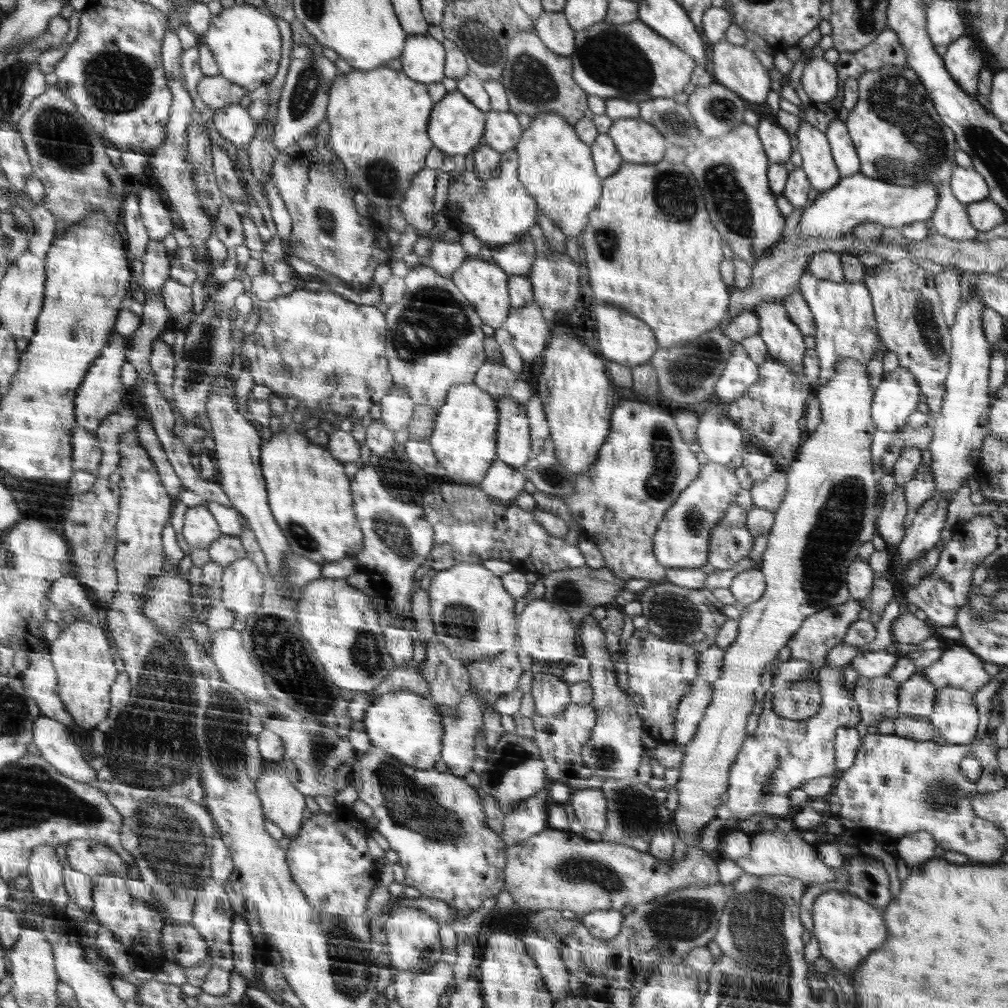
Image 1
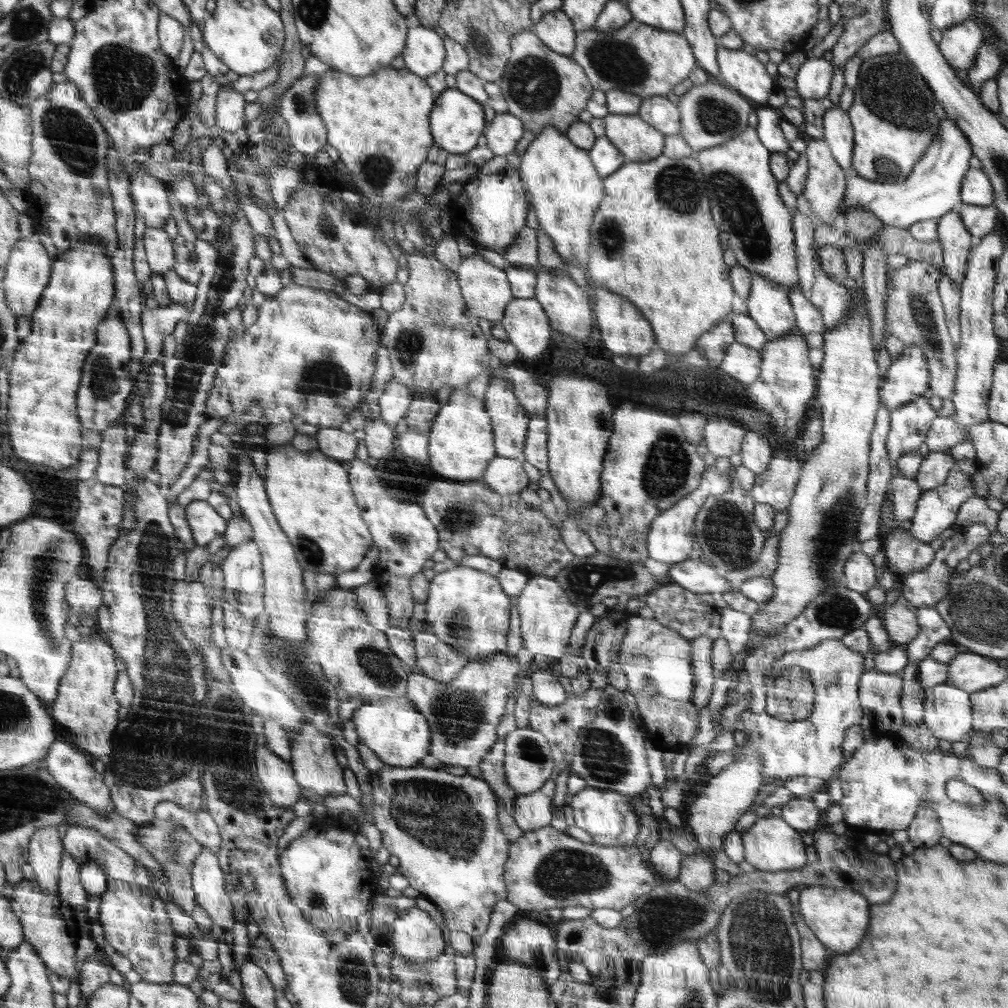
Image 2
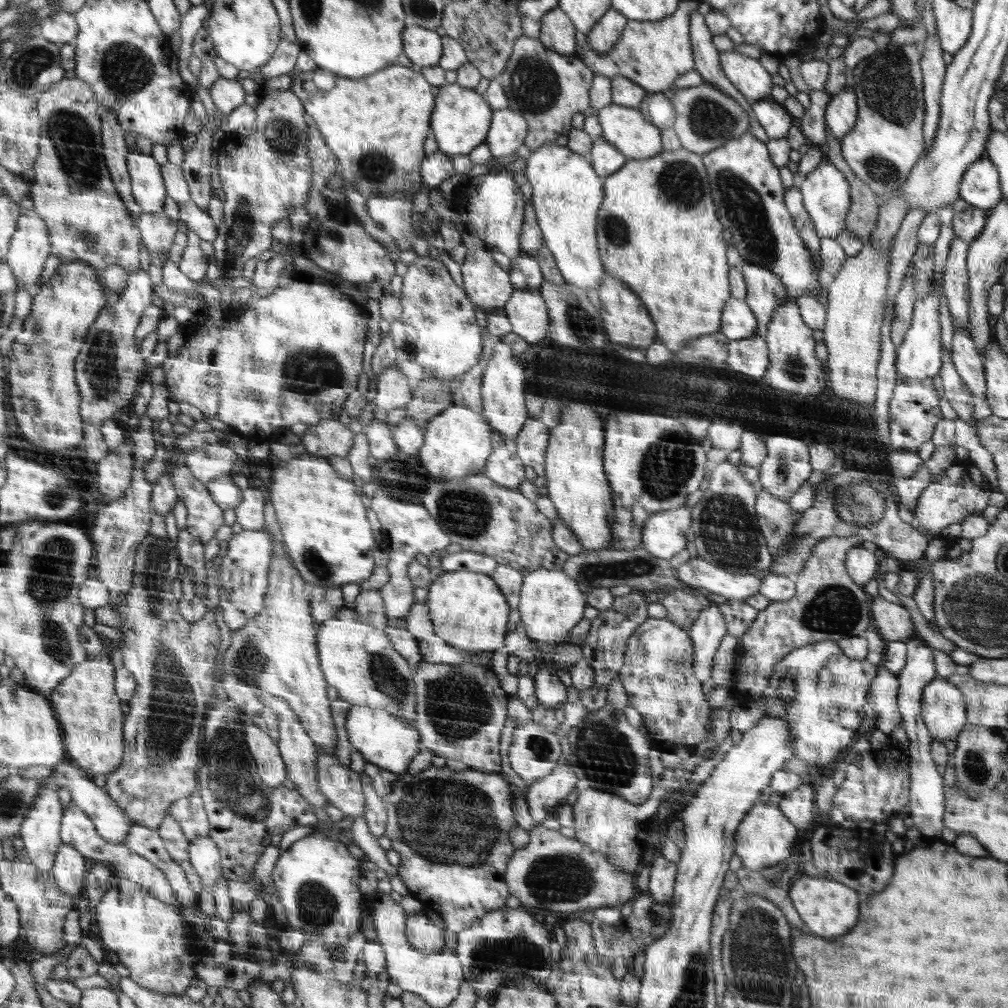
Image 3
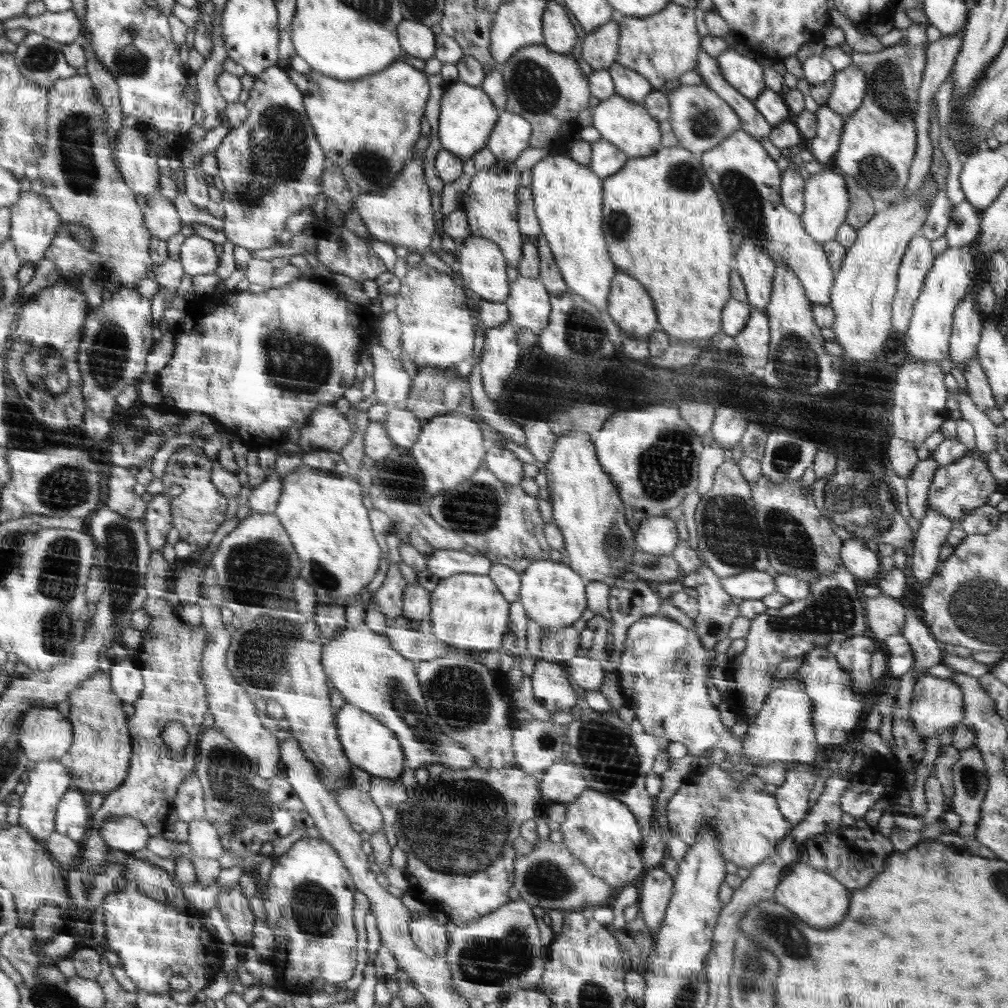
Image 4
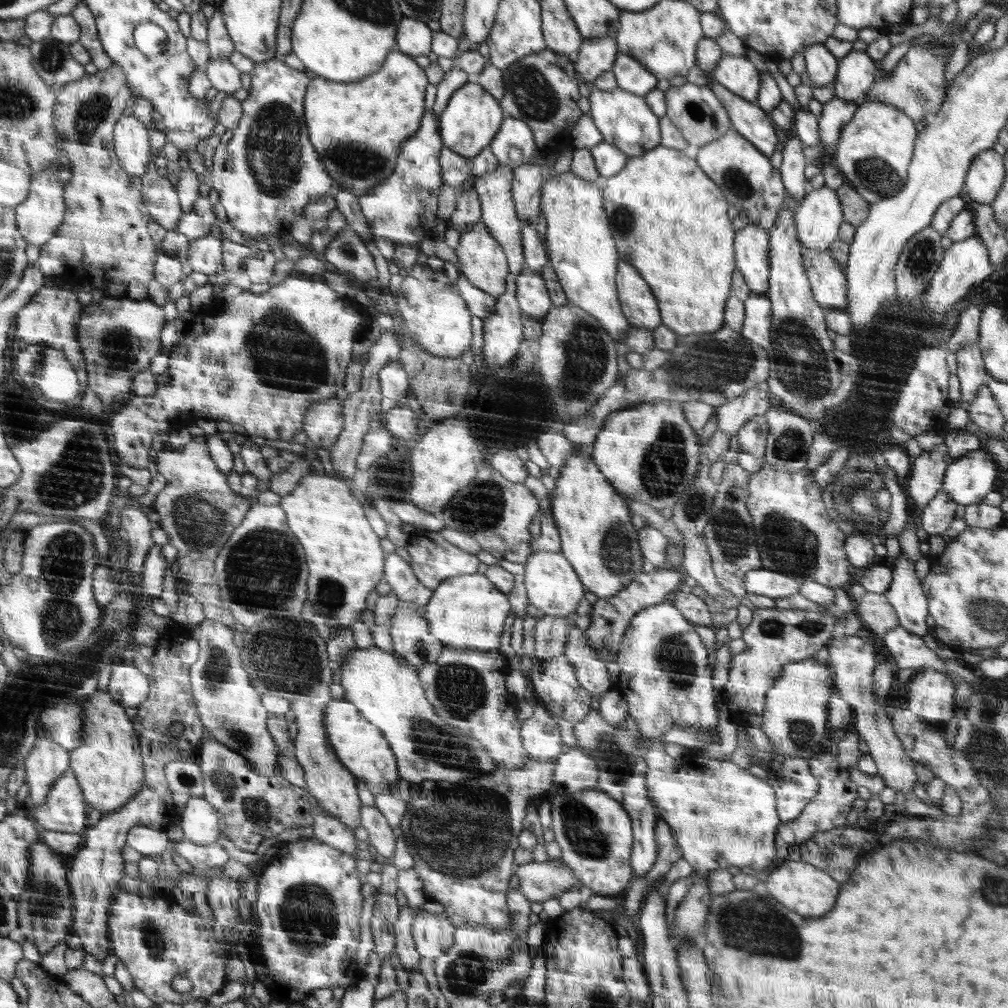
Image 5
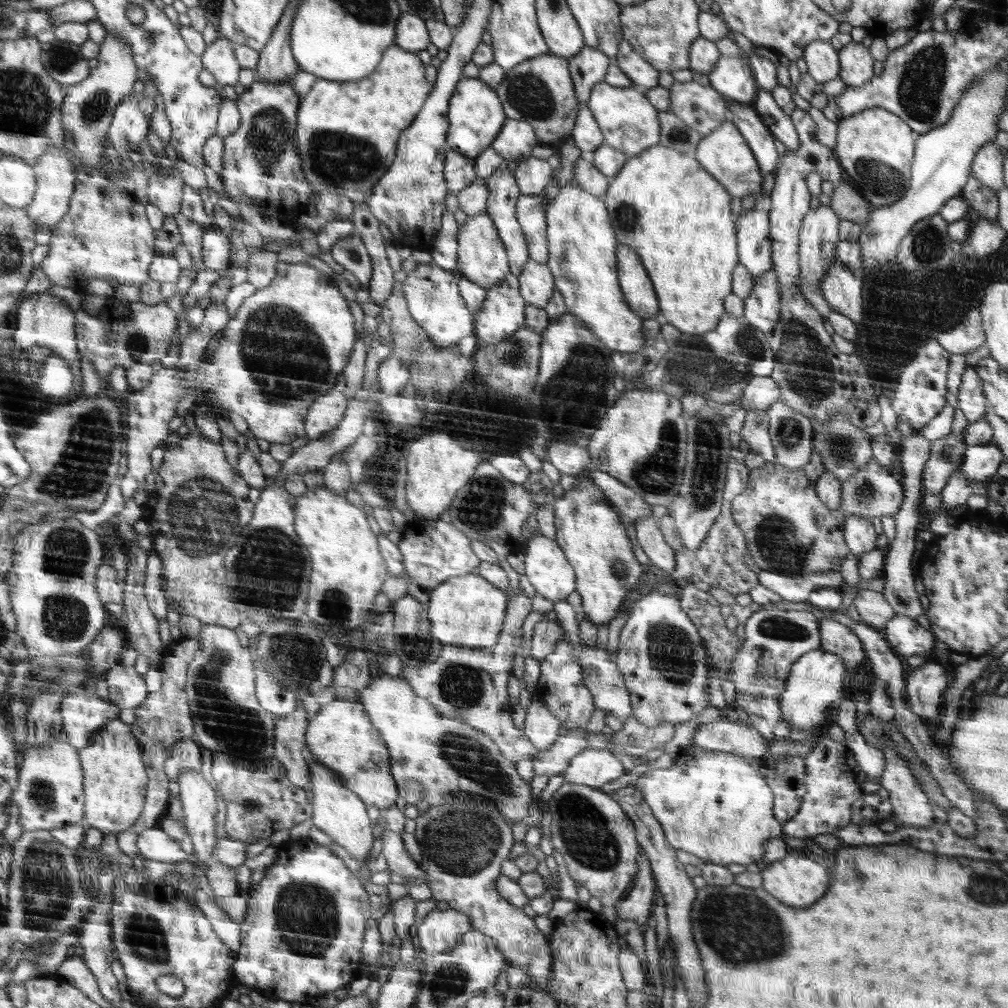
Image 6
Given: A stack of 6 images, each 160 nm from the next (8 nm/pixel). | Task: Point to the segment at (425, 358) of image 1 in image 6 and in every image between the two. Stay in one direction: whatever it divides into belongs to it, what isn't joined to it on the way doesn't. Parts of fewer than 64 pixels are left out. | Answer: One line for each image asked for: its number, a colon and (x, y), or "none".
2: (433, 341)
3: (436, 337)
4: (436, 330)
5: (437, 318)
6: (431, 293)

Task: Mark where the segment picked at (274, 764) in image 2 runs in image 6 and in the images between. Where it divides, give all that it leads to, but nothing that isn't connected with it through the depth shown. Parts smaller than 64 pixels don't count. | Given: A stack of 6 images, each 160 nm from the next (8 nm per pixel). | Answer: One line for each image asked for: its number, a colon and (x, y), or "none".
3: (271, 769)
4: (232, 710)
5: (234, 717)
6: (229, 720)

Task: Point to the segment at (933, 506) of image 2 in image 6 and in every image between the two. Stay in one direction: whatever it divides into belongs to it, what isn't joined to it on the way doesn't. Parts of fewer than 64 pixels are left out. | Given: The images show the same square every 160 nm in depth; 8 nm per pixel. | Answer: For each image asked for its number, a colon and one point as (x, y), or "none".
3: (961, 490)
4: (965, 485)
5: (968, 479)
6: (980, 464)

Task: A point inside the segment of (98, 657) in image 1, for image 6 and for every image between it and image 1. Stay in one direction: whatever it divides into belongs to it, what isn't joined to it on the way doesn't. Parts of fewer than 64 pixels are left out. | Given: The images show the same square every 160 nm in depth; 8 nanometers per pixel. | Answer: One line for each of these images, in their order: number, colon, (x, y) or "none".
2: (86, 706)
3: (89, 711)
4: (100, 758)
5: (108, 764)
6: (115, 782)

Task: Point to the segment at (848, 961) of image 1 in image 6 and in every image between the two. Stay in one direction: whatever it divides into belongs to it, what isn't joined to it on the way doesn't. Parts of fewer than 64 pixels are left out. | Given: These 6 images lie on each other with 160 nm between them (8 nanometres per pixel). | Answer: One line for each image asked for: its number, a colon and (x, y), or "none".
2: (838, 917)
3: (828, 908)
4: (816, 897)
5: (808, 890)
6: (796, 880)

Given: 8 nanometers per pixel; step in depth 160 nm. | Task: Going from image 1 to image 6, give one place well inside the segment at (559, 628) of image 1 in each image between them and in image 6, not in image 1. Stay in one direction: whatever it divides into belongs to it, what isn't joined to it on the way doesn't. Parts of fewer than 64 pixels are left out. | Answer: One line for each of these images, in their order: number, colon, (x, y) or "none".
2: (547, 614)
3: (551, 603)
4: (552, 594)
5: (553, 587)
6: (547, 567)

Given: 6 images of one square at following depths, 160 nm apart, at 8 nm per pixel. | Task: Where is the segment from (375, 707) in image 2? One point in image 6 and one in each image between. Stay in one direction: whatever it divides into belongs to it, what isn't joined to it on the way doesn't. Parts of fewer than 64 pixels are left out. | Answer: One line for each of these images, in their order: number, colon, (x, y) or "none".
3: (389, 741)
4: (368, 742)
5: (361, 746)
6: (341, 735)

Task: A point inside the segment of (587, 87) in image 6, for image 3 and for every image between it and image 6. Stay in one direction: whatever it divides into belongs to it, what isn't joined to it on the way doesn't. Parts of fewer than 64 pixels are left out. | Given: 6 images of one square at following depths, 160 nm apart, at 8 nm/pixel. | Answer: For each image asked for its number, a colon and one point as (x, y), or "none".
3: (603, 36)
4: (599, 49)
5: (597, 55)

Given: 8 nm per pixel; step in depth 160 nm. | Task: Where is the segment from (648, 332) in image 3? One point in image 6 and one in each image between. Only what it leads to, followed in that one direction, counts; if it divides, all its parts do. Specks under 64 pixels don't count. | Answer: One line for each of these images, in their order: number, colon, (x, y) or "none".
4: (630, 306)
5: (640, 306)
6: (636, 285)

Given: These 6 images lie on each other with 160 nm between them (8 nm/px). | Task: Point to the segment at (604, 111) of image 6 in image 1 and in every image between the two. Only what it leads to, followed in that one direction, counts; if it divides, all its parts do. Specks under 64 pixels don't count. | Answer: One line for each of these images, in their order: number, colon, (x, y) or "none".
1: (639, 142)
2: (637, 139)
3: (626, 128)
4: (625, 123)
5: (624, 118)

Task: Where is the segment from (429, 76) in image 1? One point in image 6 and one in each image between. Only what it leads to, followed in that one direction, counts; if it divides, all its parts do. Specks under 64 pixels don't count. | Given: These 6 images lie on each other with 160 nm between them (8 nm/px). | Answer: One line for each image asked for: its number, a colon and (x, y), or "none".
2: (424, 55)
3: (423, 47)
4: (416, 39)
5: (414, 38)
6: (411, 34)

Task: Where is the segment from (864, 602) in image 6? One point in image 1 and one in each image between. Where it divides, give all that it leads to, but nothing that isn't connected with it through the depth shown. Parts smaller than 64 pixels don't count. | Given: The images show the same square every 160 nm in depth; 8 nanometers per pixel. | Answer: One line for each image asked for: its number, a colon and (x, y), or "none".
1: (907, 629)
2: (902, 626)
3: (893, 621)
4: (887, 617)
5: (877, 614)

